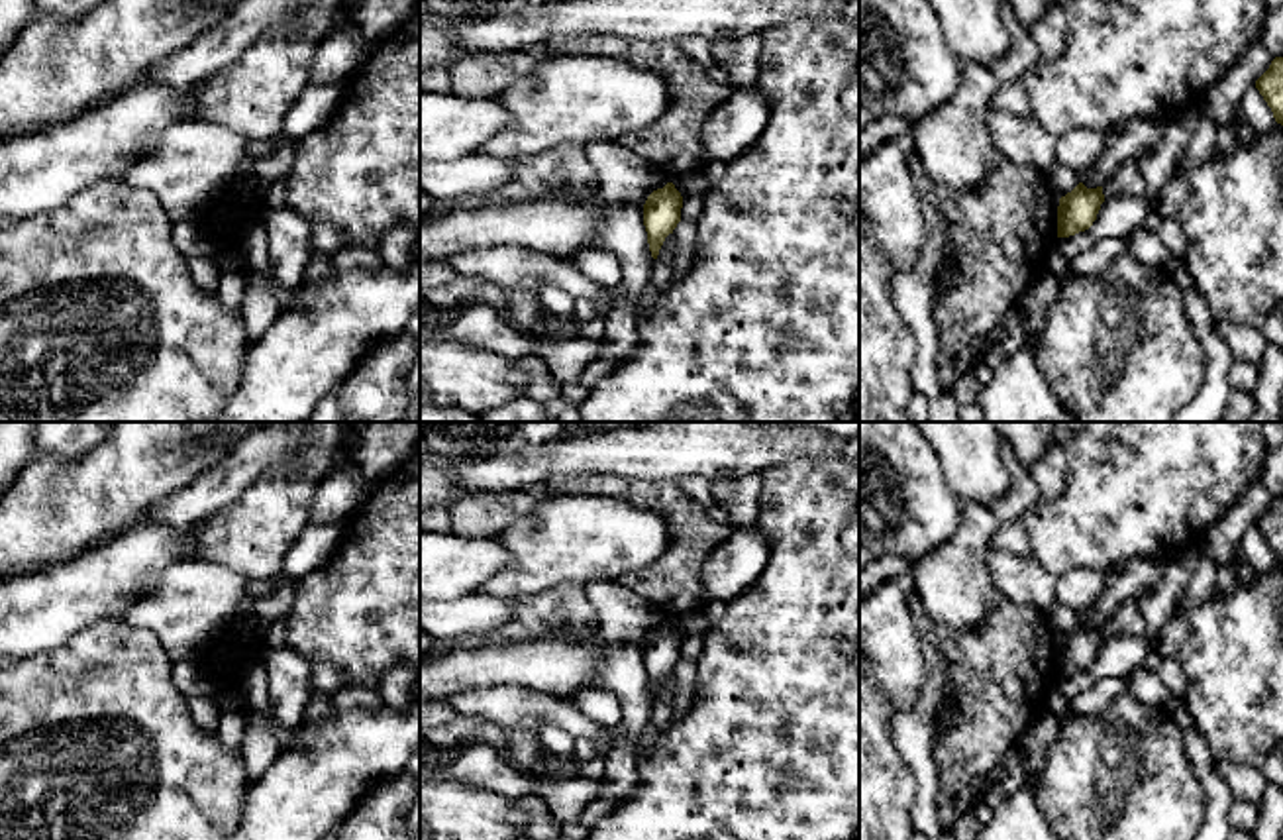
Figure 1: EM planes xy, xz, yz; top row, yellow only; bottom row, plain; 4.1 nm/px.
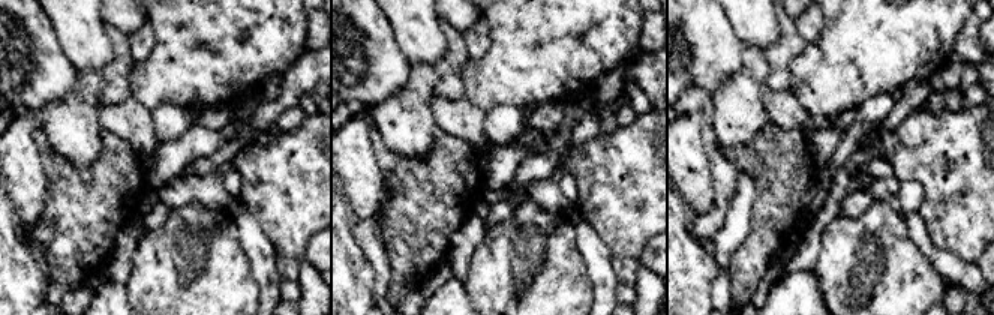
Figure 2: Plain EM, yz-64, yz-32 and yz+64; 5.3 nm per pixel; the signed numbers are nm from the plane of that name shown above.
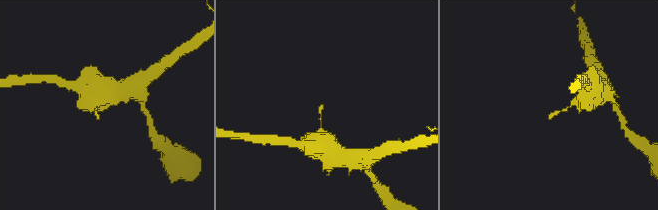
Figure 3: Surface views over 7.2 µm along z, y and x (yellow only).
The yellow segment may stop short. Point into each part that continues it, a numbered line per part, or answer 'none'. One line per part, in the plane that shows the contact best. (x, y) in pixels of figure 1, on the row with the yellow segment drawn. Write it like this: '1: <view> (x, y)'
none

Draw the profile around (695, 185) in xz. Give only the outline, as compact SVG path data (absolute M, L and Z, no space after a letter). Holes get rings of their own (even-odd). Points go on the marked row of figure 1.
M704 173L689 175L685 179L671 181L681 196L704 196L710 190L710 183Z

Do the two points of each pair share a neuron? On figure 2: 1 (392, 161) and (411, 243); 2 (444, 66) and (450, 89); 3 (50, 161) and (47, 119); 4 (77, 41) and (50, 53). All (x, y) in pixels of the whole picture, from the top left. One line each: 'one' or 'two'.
1: one
2: one
3: two
4: two

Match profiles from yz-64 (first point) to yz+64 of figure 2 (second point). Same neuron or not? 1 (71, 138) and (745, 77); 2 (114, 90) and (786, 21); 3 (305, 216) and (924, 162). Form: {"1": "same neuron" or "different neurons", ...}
{"1": "same neuron", "2": "same neuron", "3": "same neuron"}

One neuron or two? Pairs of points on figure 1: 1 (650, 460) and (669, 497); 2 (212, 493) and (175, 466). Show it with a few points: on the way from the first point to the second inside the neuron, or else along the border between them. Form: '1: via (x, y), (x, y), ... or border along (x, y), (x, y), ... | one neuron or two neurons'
1: border along (616, 475), (622, 479), (677, 481) | two neurons
2: border along (232, 450), (155, 503) | two neurons

